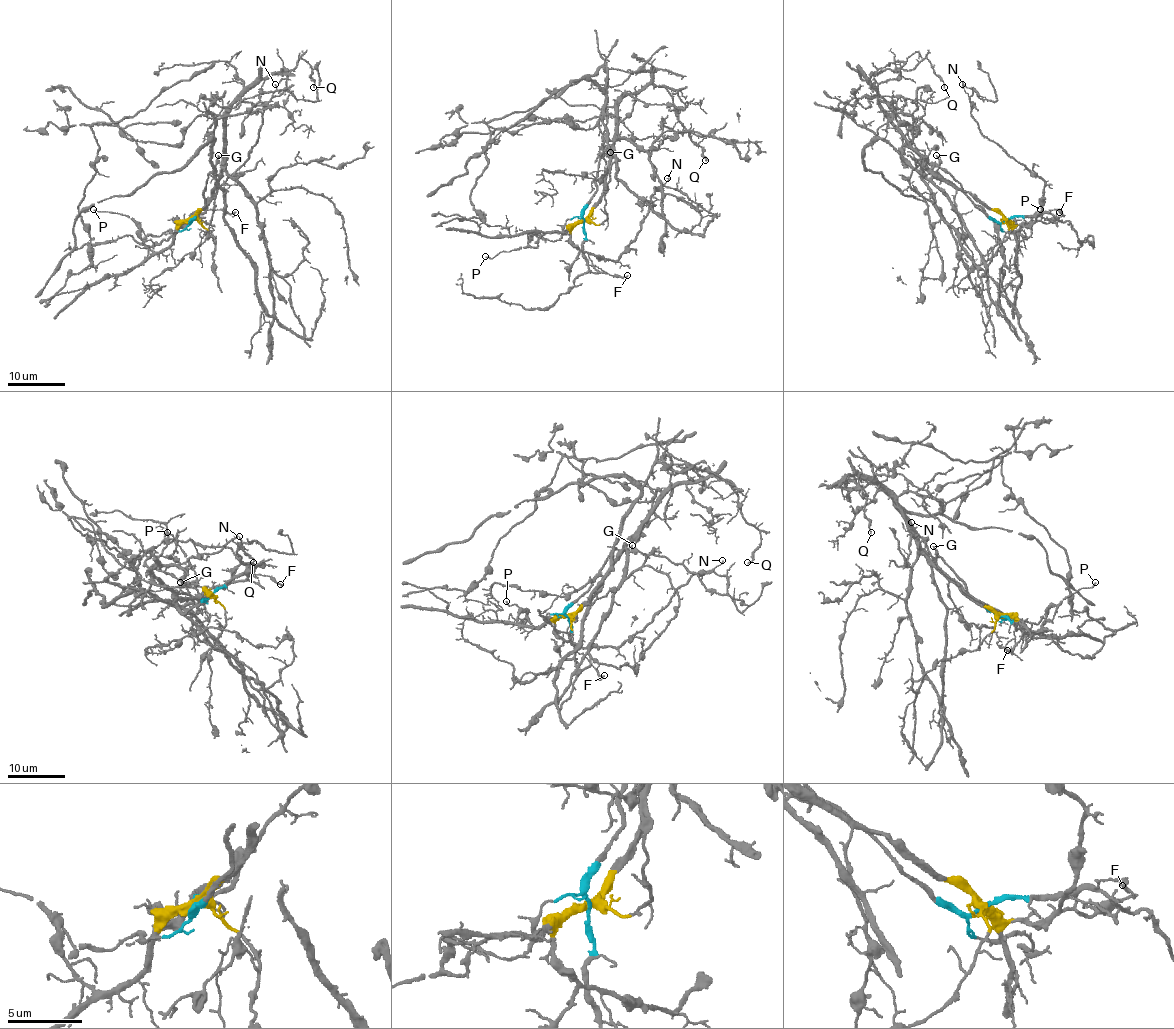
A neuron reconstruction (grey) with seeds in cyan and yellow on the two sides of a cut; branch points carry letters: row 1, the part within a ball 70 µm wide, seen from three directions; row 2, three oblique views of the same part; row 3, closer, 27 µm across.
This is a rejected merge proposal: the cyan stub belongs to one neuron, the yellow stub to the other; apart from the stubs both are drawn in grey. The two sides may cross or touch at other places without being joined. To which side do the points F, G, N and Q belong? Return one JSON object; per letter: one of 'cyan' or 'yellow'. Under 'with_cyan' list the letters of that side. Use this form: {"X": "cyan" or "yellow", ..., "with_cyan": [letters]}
{"F": "cyan", "G": "cyan", "N": "yellow", "Q": "yellow", "with_cyan": ["F", "G"]}

